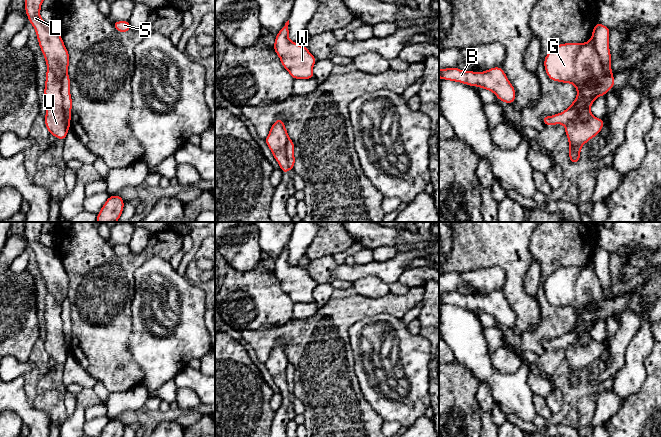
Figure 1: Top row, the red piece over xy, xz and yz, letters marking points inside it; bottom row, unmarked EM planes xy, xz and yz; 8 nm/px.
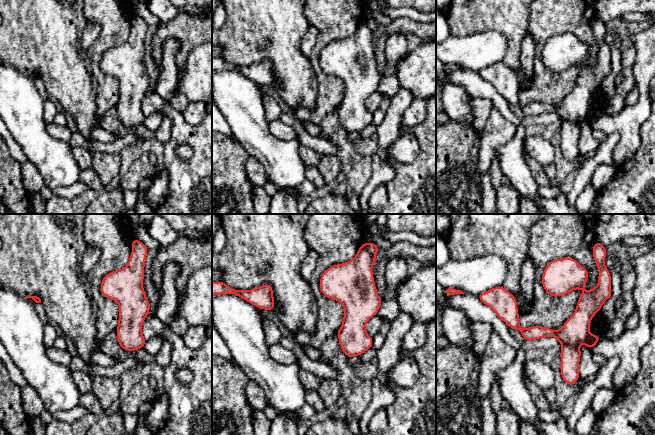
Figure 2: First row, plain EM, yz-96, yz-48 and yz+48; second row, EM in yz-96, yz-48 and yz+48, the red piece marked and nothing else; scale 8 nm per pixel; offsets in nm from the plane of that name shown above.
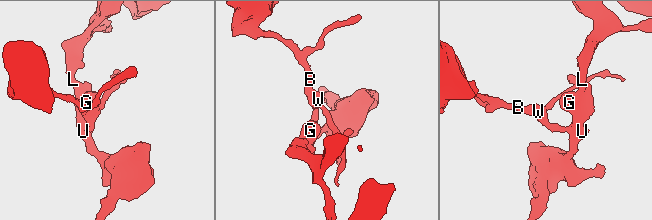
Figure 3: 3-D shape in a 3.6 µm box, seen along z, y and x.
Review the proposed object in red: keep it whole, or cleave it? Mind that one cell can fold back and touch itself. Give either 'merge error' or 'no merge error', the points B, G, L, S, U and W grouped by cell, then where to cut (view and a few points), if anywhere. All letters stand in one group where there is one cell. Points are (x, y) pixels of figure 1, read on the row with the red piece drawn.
merge error | B S W / G L U | xy (67, 73), (62, 79), (61, 96), (62, 111), (69, 127)

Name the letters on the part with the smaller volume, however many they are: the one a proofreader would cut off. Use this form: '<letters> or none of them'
B, S, W

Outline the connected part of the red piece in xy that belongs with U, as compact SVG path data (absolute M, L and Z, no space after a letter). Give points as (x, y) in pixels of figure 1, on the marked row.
M25 0L25 11L27 17L36 31L40 49L47 64L46 81L44 88L46 114L45 126L51 135L58 139L65 140L69 126L63 112L63 97L61 95L62 79L68 74L70 55L64 45L62 37L54 24L46 23L40 17L40 10L43 0Z

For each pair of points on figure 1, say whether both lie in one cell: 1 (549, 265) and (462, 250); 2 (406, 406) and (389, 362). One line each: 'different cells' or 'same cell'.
1: different cells
2: same cell

